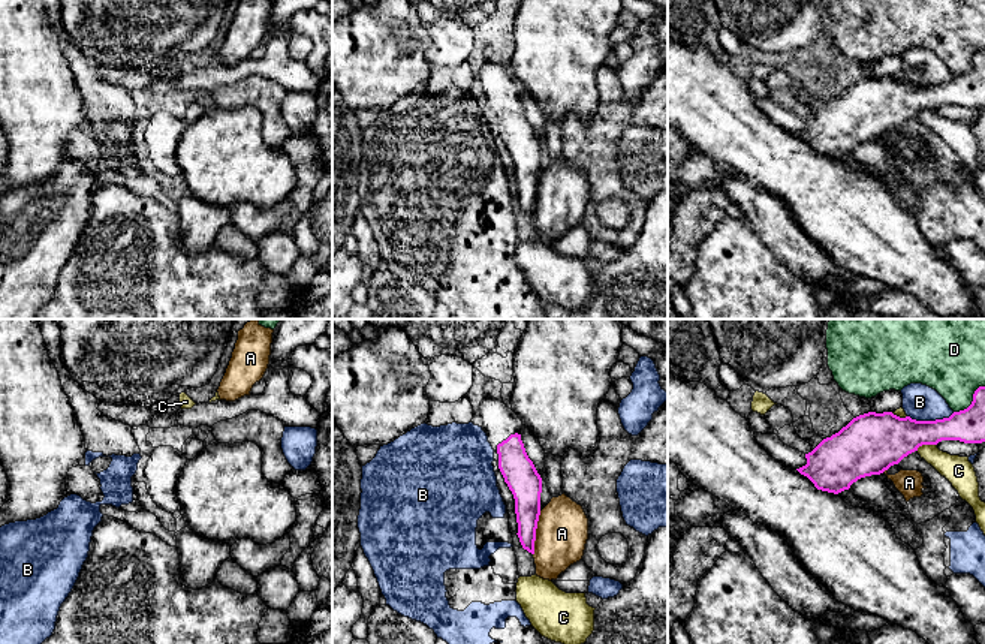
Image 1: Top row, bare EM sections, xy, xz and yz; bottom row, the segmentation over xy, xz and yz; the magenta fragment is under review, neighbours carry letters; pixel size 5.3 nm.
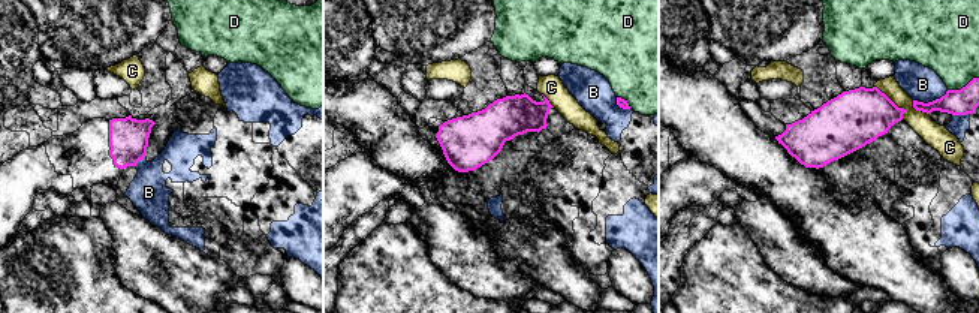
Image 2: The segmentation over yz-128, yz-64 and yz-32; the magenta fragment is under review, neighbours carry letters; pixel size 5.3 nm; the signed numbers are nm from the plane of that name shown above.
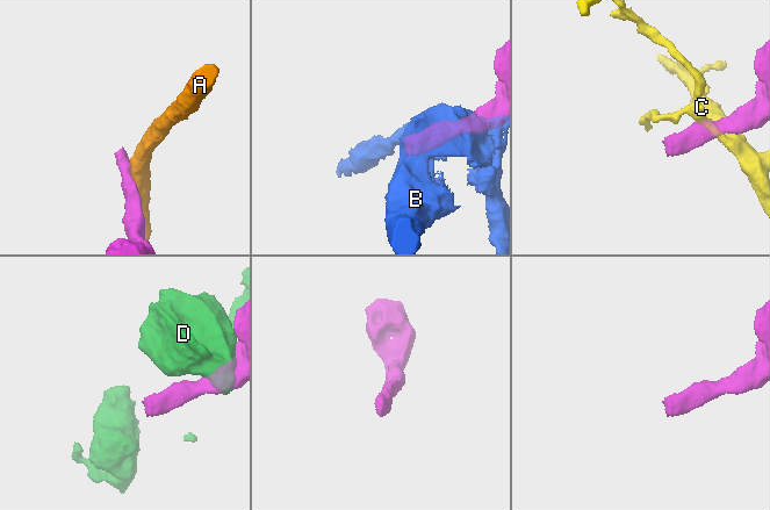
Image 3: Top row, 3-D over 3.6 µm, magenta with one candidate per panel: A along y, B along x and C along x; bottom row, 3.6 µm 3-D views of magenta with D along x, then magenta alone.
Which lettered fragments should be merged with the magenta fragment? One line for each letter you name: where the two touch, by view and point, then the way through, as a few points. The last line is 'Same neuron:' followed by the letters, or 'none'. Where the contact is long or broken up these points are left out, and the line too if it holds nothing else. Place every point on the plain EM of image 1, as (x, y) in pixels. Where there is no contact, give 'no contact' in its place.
Same neuron: none

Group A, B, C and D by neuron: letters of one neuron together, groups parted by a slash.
A / B / C / D

